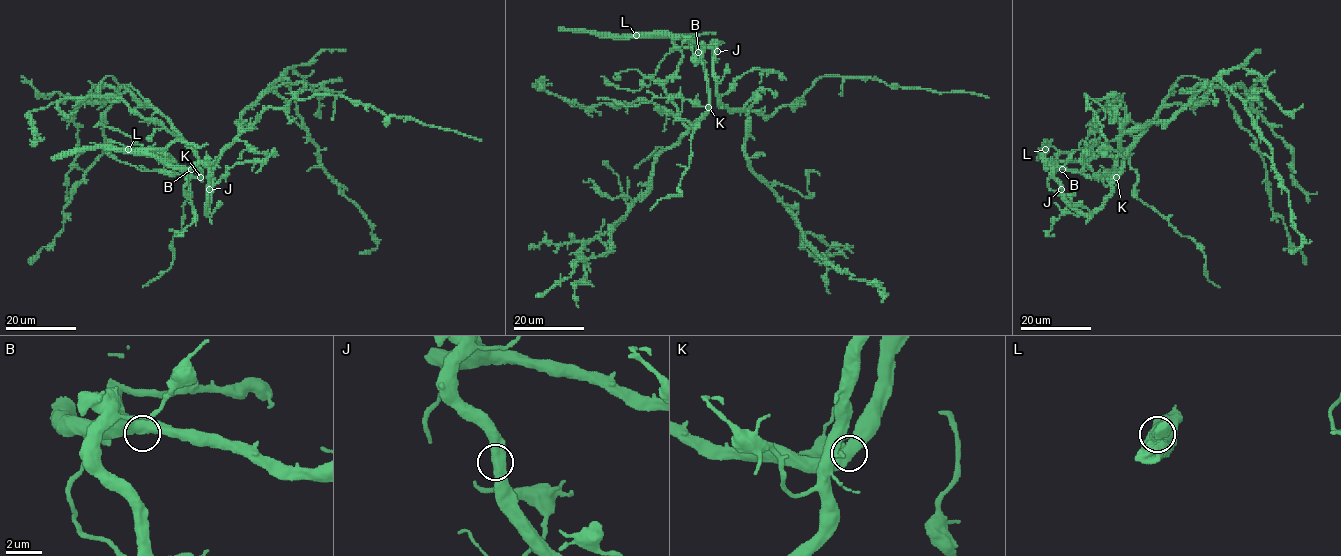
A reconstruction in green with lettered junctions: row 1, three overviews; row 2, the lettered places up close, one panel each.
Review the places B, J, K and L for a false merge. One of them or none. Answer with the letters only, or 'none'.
L

